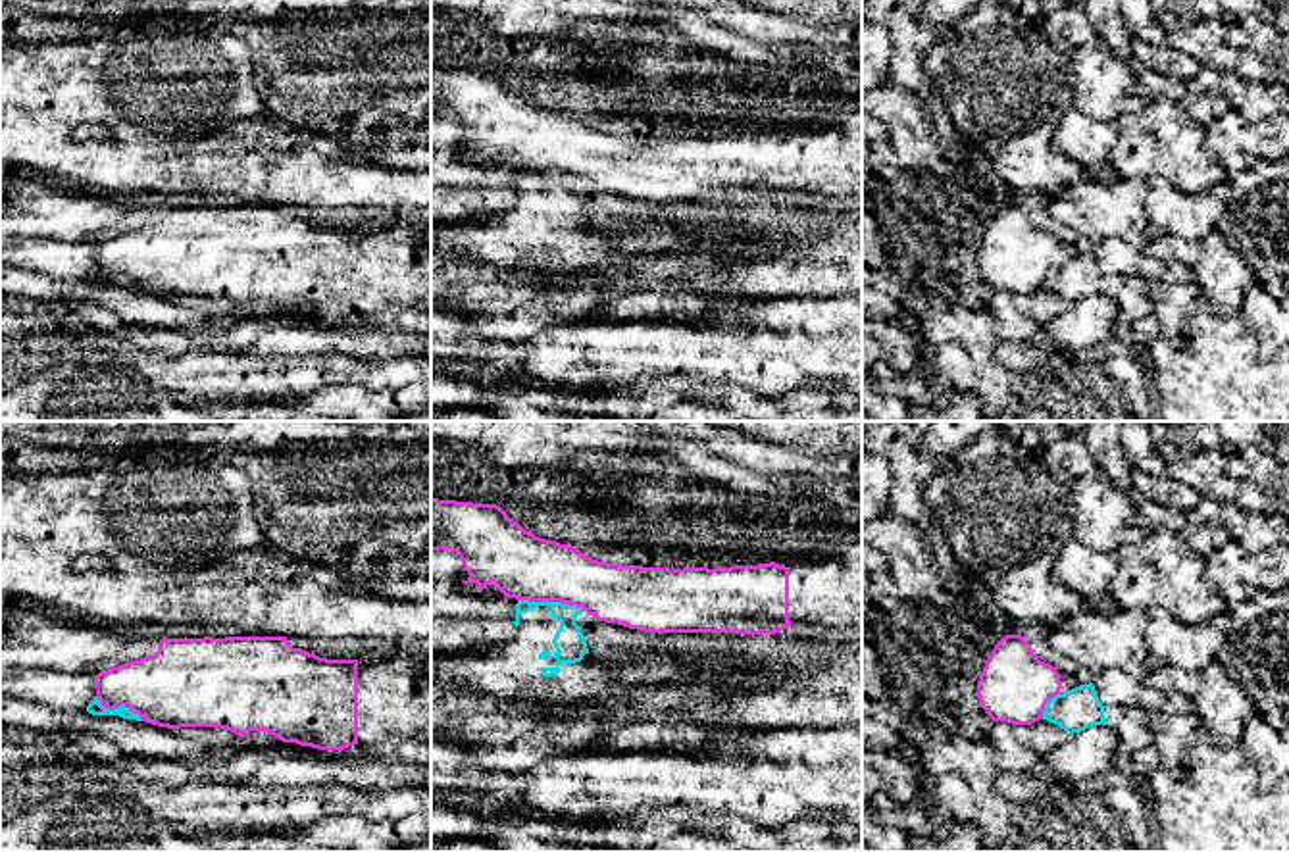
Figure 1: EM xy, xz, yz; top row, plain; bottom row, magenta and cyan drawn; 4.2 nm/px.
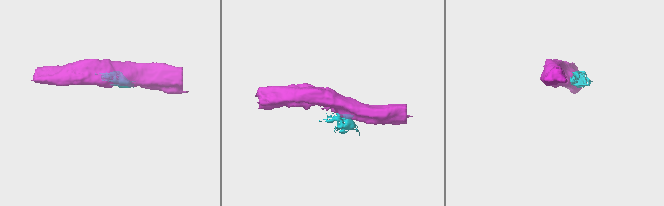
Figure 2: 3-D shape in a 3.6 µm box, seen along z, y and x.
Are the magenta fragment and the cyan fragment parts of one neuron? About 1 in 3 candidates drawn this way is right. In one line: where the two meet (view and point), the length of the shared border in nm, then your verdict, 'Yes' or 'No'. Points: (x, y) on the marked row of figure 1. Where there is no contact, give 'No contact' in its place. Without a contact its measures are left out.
Touches magenta at xz (551, 601). Shared border 280 nm. No

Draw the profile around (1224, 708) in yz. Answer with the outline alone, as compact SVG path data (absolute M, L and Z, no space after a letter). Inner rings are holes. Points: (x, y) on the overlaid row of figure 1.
M1218 662L1199 671L1162 664L1143 683L1168 696L1183 696L1201 717L1210 740L1222 748L1237 746L1245 725L1256 714L1247 690L1231 681Z

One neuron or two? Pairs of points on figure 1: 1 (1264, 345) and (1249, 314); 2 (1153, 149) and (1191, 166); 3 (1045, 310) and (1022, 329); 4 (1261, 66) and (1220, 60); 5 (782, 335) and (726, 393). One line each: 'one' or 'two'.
1: one
2: one
3: one
4: two
5: two

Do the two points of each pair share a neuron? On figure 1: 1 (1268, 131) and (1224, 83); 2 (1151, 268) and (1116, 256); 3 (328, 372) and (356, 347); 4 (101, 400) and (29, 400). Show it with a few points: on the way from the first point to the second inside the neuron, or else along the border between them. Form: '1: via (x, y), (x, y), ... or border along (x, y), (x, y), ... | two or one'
1: border along (1243, 116), (1249, 120), (1268, 118) | two
2: via (1143, 266), (1124, 258) | one
3: border along (353, 354), (362, 356) | two
4: via (83, 400), (47, 400) | one

